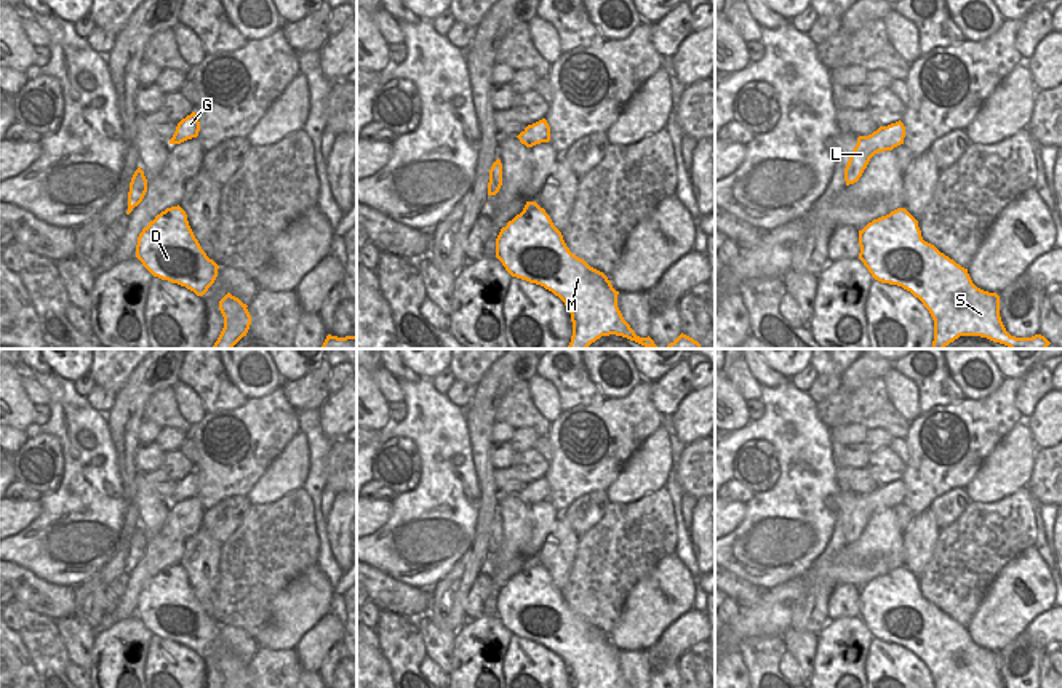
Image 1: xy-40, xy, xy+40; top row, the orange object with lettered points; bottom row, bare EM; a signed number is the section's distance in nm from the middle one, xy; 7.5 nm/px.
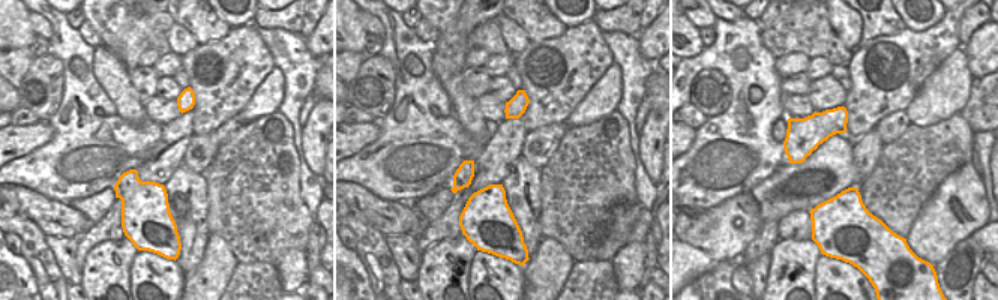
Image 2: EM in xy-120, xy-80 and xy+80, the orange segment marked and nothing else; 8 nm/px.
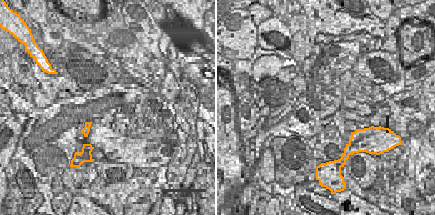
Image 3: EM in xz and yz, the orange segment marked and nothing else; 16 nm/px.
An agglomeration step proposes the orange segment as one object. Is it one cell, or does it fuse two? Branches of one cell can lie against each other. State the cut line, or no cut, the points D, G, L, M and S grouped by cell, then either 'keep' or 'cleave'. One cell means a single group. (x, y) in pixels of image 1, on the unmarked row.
cut none; groups D G L M S; keep

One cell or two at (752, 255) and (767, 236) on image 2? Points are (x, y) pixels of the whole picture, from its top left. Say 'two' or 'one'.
one

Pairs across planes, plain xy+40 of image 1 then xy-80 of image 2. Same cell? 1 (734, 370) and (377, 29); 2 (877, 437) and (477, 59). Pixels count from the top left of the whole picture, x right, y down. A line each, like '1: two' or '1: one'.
1: one
2: two

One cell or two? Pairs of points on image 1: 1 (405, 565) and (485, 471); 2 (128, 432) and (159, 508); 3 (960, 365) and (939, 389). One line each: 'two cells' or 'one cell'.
1: two cells
2: two cells
3: two cells

